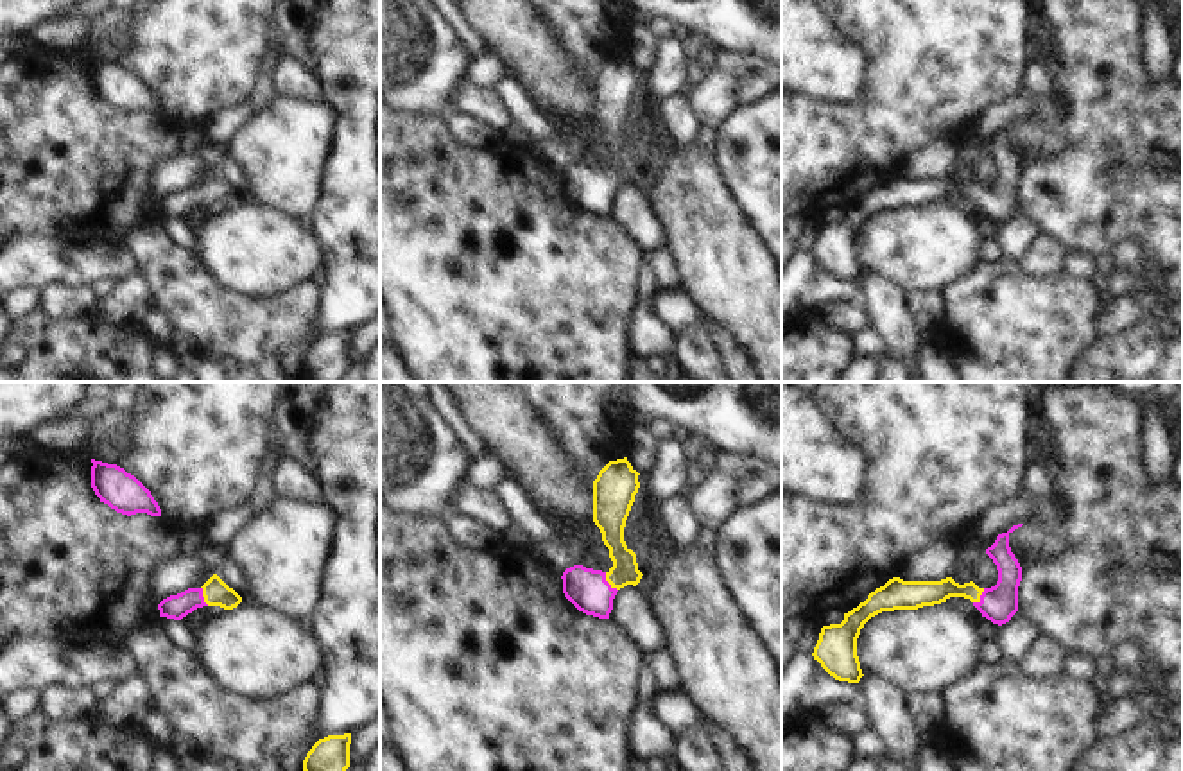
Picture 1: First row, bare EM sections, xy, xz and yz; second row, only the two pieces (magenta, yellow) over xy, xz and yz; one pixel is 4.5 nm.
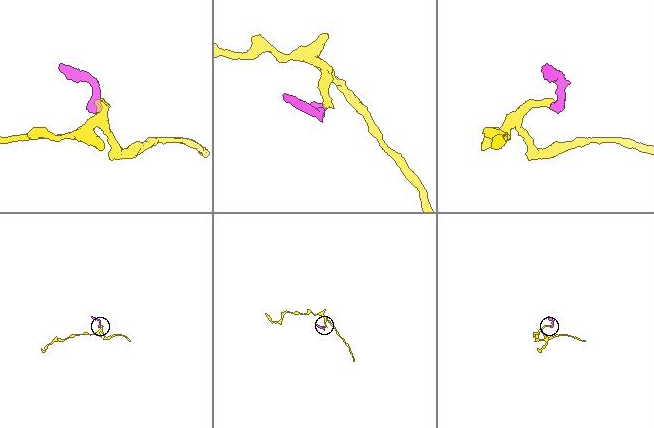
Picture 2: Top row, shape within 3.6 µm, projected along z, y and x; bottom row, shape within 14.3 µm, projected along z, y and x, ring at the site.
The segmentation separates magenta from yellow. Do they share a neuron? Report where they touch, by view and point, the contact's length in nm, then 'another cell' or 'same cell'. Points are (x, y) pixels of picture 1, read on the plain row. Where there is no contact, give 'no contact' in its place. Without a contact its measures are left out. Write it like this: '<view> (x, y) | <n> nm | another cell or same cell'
xz (606, 180) | 110 nm | same cell

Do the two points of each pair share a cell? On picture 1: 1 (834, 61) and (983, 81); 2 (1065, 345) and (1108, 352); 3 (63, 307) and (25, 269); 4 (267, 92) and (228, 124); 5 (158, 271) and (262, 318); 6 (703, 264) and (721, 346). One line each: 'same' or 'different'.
1: different
2: different
3: different
4: same
5: same
6: different

